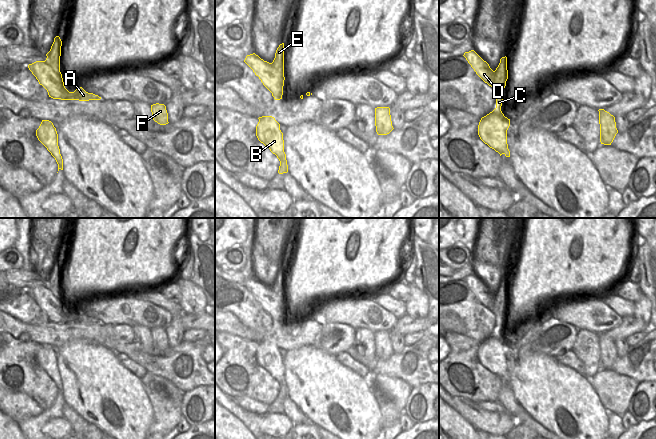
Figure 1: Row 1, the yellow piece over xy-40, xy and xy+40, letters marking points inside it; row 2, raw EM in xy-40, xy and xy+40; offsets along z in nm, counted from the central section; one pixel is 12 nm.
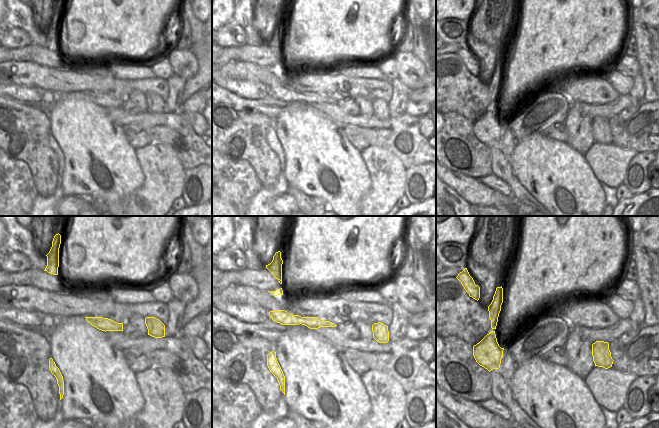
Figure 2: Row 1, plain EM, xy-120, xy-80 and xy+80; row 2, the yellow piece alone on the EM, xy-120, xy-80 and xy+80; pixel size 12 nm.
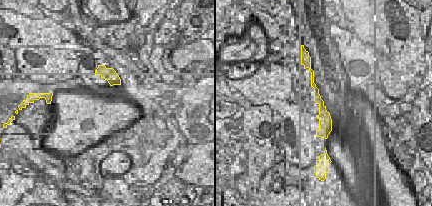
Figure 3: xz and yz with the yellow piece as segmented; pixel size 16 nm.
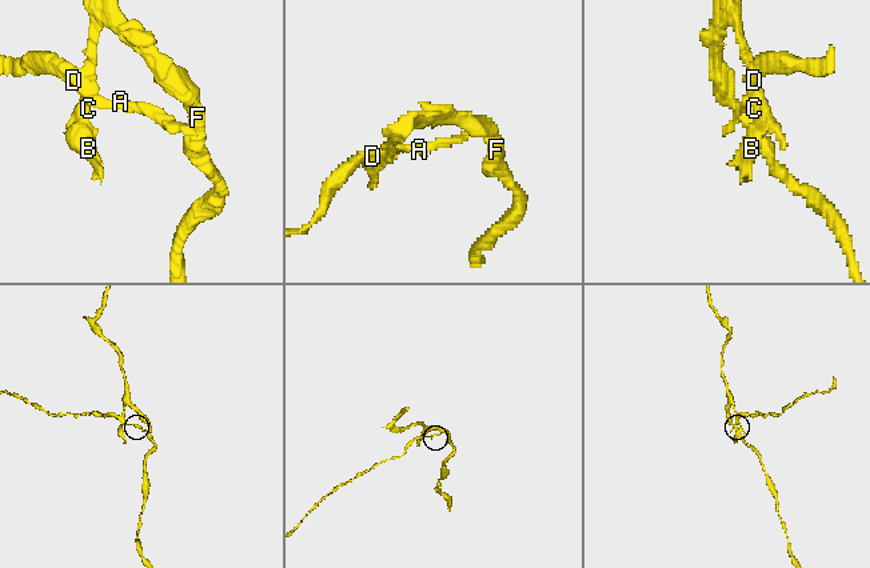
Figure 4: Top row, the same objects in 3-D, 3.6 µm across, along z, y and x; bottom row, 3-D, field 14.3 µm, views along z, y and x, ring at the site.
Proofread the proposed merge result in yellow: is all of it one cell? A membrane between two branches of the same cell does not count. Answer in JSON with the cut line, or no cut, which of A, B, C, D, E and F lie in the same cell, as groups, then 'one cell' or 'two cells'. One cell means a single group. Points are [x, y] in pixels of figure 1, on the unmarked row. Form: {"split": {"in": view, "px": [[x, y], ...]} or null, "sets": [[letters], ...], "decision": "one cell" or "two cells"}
{"split": {"in": "xy+40", "px": [[495, 295], [495, 304], [491, 310]]}, "sets": [["A", "D"], ["B", "C", "E", "F"]], "decision": "two cells"}

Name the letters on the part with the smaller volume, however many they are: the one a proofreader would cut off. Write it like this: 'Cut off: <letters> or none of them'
Cut off: A, D

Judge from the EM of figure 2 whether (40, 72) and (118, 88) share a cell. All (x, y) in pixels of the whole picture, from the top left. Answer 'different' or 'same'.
same

